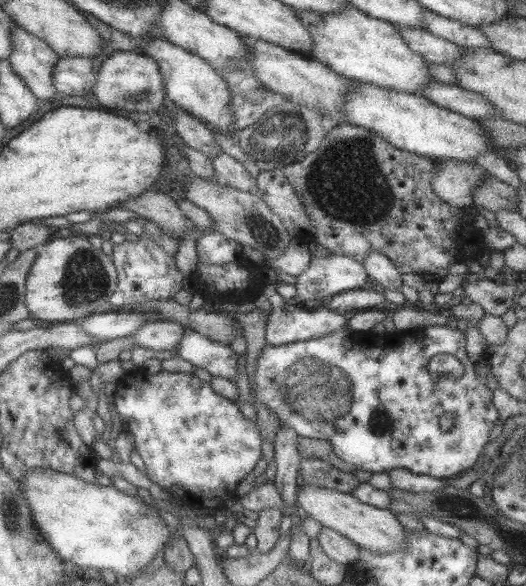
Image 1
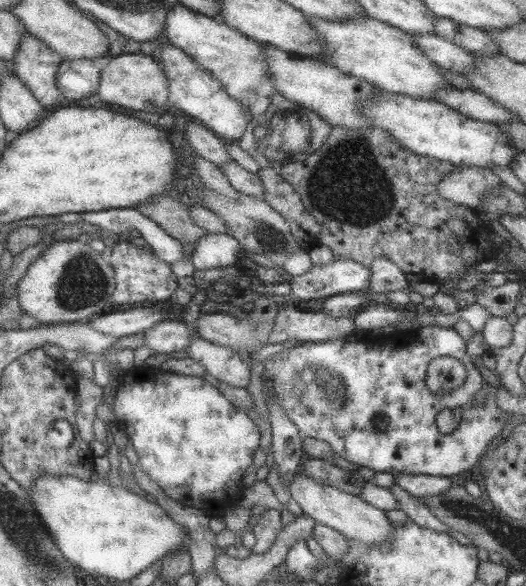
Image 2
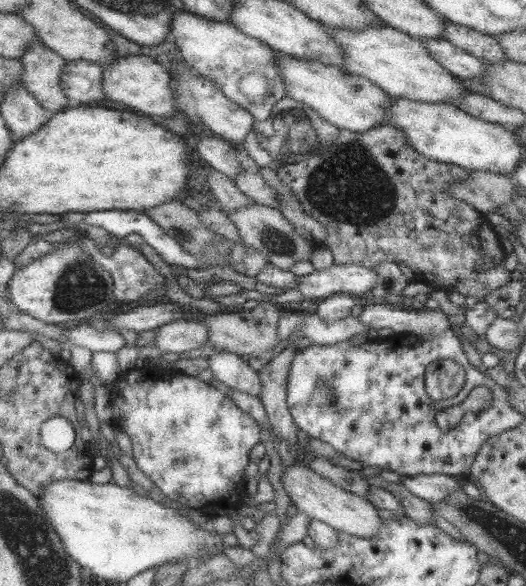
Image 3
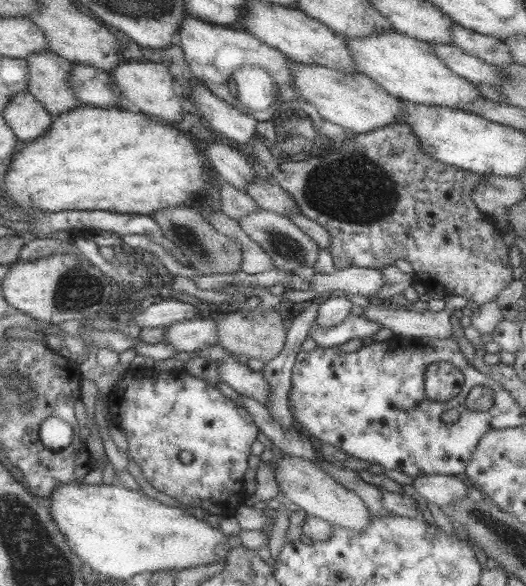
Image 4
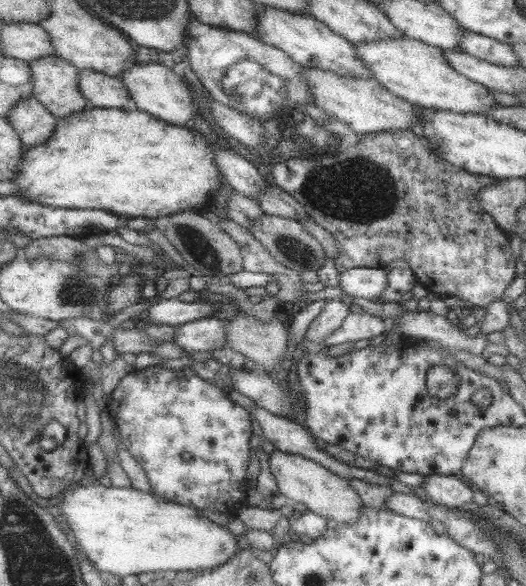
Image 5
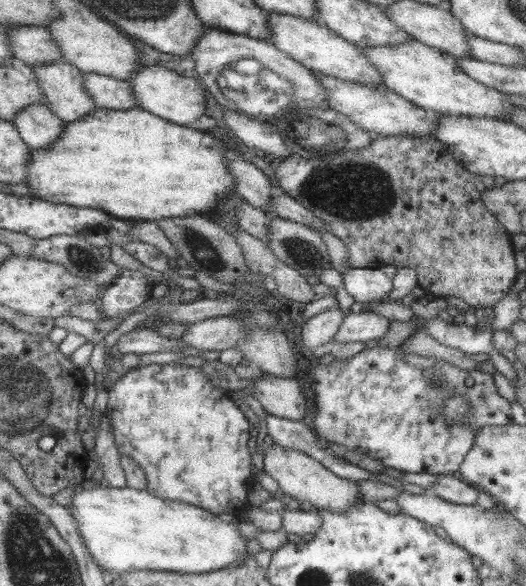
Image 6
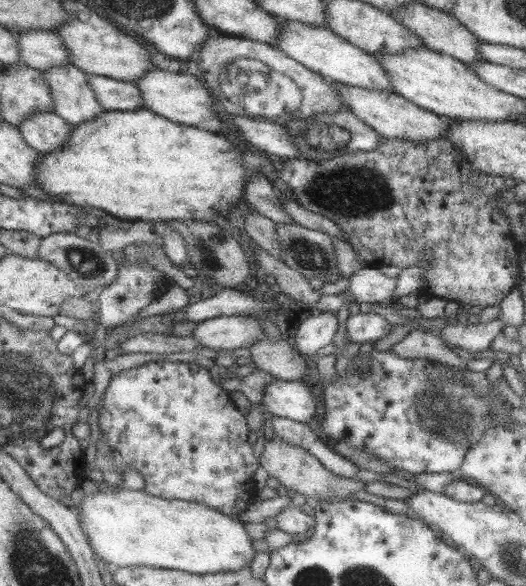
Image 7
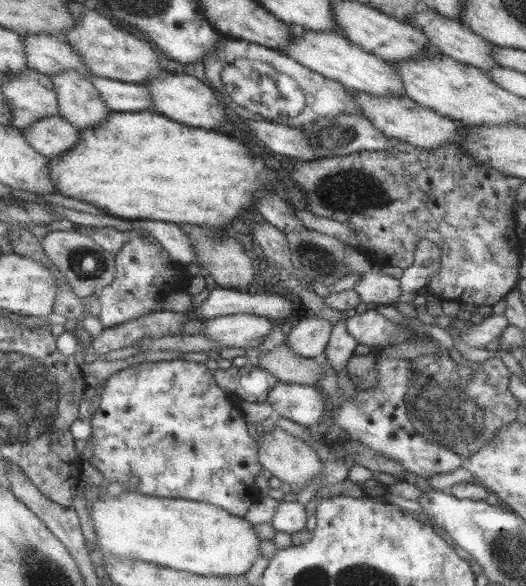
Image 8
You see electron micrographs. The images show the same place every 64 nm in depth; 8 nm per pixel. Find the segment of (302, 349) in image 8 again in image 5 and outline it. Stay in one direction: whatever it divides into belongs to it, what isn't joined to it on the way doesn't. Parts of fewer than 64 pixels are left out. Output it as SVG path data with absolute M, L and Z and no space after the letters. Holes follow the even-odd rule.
M325 300L323 310L309 324L305 332L305 340L321 344L323 338L327 338L333 330L337 330L345 322L345 318L351 314L349 310L351 310L351 304L347 306L343 300Z

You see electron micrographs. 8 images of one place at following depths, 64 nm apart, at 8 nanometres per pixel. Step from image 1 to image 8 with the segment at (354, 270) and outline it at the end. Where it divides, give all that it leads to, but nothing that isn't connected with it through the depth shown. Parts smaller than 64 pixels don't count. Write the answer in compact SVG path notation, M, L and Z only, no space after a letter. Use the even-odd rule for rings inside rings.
M367 270L363 274L357 274L357 284L353 286L353 292L357 294L359 302L365 306L367 304L395 306L401 296L399 280L379 270Z

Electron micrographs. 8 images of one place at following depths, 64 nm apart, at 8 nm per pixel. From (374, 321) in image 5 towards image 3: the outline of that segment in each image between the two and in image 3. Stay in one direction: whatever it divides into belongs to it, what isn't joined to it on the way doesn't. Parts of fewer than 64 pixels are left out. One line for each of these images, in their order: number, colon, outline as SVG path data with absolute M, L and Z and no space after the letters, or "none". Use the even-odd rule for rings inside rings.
3: M279 308L279 322L277 322L279 340L287 340L293 332L299 332L299 336L319 346L349 340L359 332L369 332L373 336L373 330L361 324L359 318L353 318L353 316L345 316L341 320L329 322L329 320L321 320L317 314L297 314L297 312Z
4: M349 314L341 324L329 326L329 328L323 328L317 322L313 322L313 326L309 330L309 338L319 348L335 348L335 346L345 344L351 338L361 338L361 340L373 338L379 328L381 328L379 324L367 320L365 316L353 316L353 314Z

